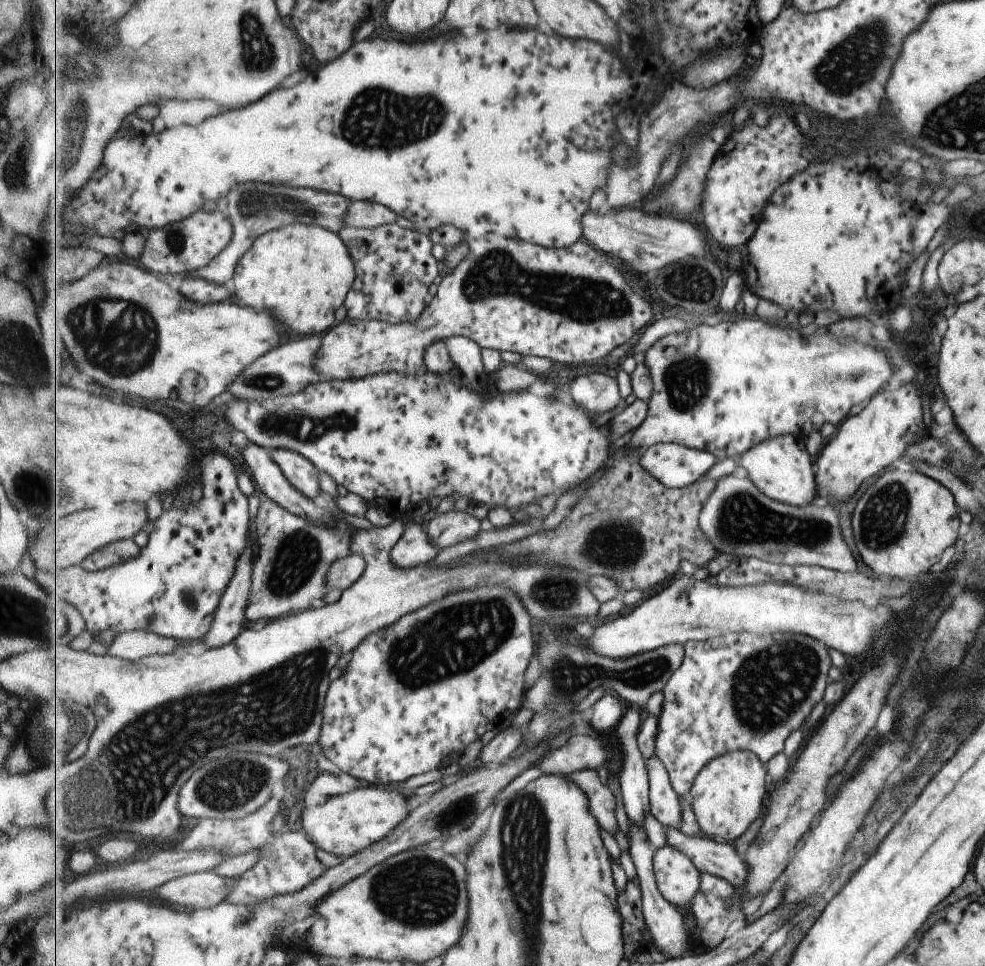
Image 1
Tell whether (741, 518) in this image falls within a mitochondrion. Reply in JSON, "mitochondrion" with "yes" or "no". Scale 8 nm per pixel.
{"mitochondrion":"yes"}

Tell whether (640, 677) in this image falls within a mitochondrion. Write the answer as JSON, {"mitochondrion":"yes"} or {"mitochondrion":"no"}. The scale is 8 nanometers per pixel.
{"mitochondrion":"yes"}

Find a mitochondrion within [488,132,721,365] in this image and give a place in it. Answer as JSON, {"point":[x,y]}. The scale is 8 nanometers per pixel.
{"point":[691,283]}

